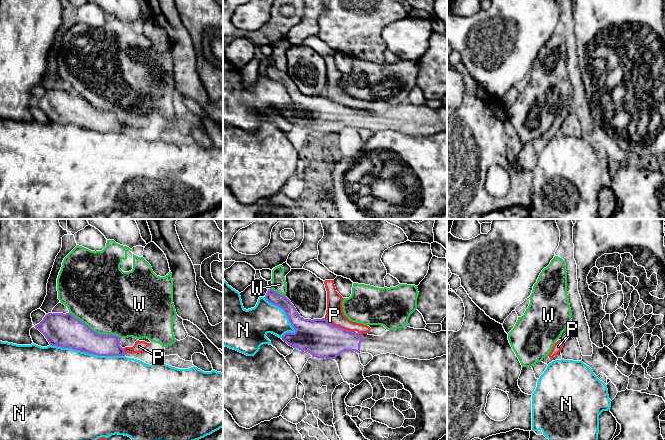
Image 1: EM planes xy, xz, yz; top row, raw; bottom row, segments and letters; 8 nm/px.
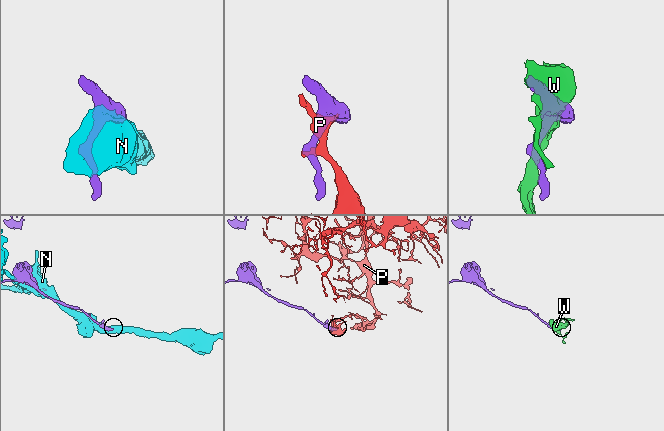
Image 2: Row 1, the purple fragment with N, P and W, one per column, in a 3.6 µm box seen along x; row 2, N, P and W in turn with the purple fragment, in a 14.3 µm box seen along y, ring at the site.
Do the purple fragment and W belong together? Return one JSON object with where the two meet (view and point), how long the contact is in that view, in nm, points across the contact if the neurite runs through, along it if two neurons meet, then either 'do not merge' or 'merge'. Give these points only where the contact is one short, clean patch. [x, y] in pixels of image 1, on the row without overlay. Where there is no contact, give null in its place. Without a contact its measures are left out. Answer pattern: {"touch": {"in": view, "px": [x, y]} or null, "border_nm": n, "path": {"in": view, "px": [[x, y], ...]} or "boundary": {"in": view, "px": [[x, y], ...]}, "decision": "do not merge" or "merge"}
{"touch": {"in": "xy", "px": [94, 107]}, "border_nm": 460, "decision": "do not merge"}

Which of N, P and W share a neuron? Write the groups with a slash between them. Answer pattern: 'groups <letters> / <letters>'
groups N / P / W

